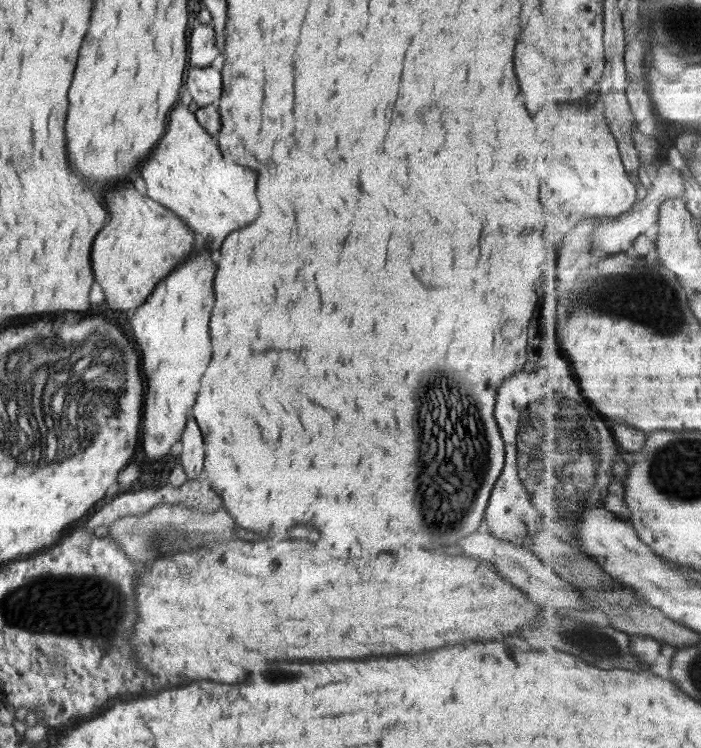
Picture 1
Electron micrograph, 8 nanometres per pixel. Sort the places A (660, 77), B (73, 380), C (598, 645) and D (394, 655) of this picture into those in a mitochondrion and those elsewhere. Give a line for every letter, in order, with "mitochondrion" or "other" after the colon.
A: other
B: mitochondrion
C: mitochondrion
D: other

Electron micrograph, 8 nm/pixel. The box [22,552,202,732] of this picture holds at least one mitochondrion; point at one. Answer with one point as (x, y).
(111, 591)

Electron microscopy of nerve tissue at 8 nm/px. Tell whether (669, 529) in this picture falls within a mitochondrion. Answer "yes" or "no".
no

